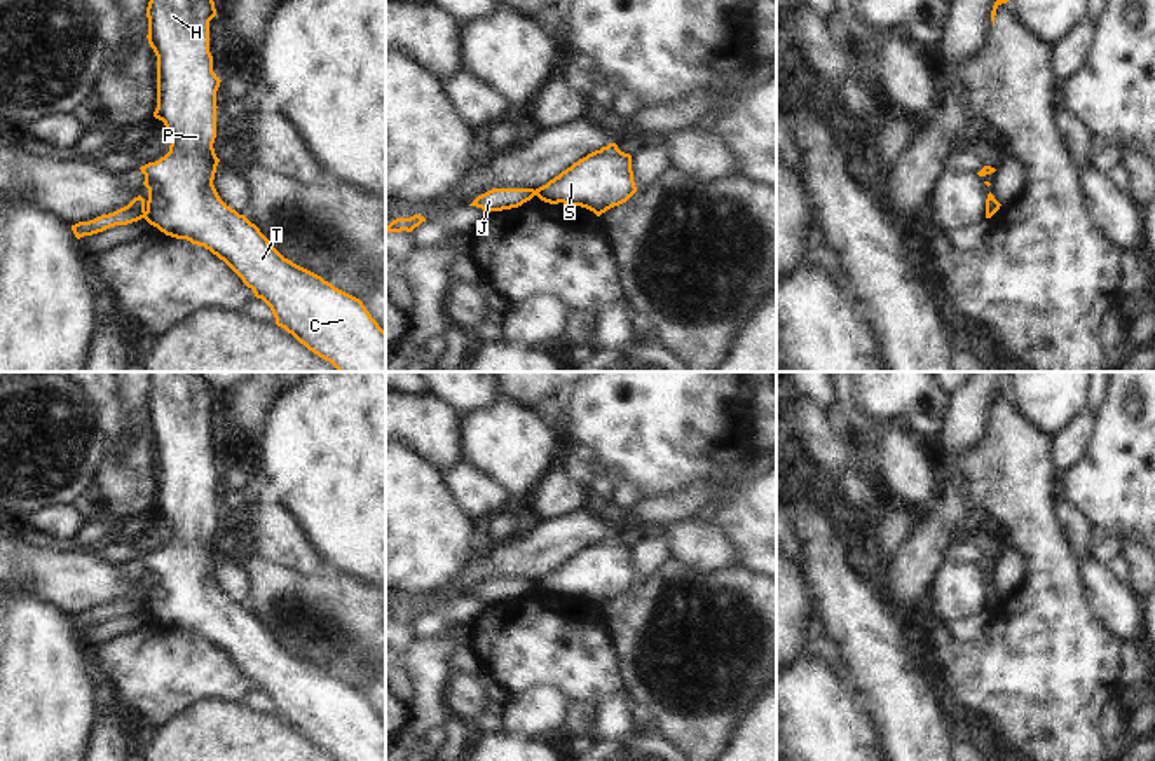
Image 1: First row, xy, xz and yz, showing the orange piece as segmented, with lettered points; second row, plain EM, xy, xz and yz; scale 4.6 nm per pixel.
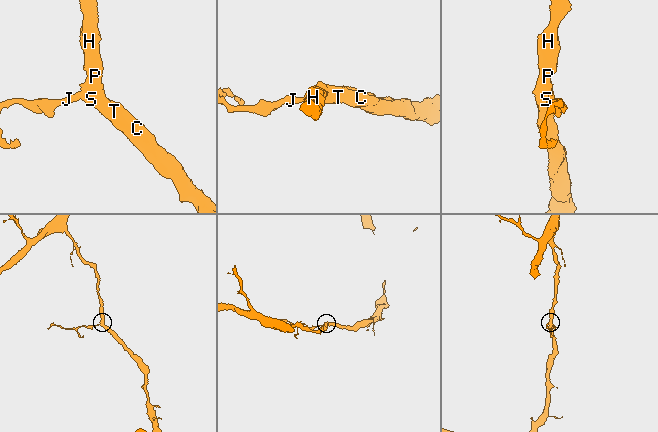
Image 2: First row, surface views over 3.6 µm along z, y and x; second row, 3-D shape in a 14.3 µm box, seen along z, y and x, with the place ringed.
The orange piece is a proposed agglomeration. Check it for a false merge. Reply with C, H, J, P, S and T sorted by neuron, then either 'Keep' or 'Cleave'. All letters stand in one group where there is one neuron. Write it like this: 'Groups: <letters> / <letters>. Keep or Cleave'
Groups: C H P S T / J. Cleave

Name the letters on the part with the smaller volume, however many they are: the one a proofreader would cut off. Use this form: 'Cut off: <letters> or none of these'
Cut off: J

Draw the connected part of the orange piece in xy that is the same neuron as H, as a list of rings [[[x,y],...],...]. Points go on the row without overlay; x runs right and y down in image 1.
[[[150,372],[147,429],[157,447],[157,499],[154,508],[164,513],[171,536],[164,548],[140,559],[145,566],[143,576],[148,579],[143,609],[166,627],[204,637],[223,651],[253,681],[255,688],[270,698],[277,717],[291,724],[309,742],[330,752],[337,761],[386,761],[386,723],[363,693],[284,649],[255,614],[220,590],[213,576],[220,553],[213,534],[216,529],[216,482],[222,473],[213,463],[213,447],[209,443],[209,412],[215,407],[215,393],[197,372]]]

